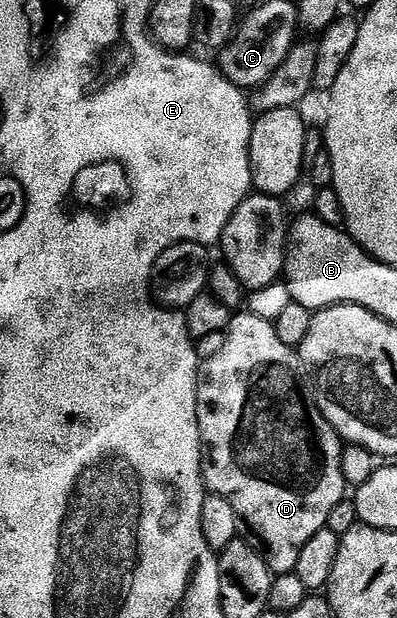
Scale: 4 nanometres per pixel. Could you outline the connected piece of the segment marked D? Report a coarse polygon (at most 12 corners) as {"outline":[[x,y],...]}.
{"outline":[[273,323],[200,367],[207,492],[289,575],[347,498],[344,443]]}

